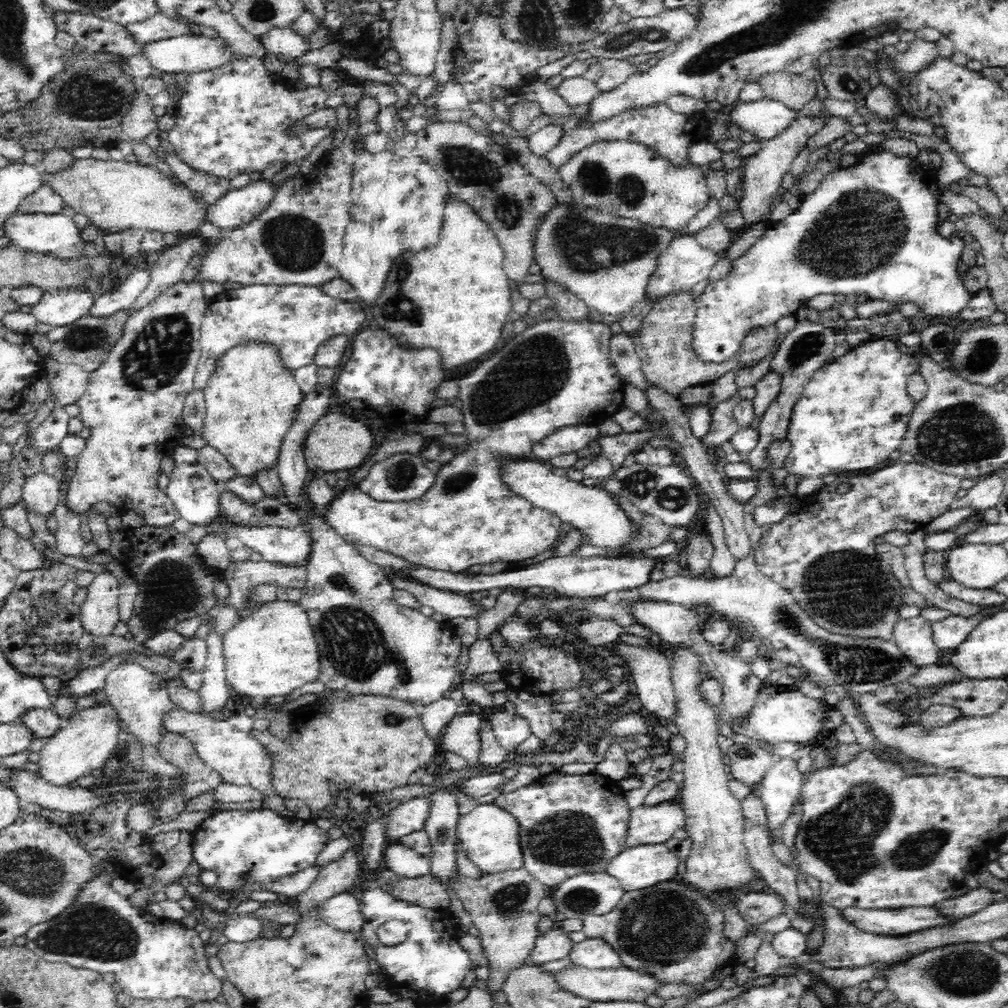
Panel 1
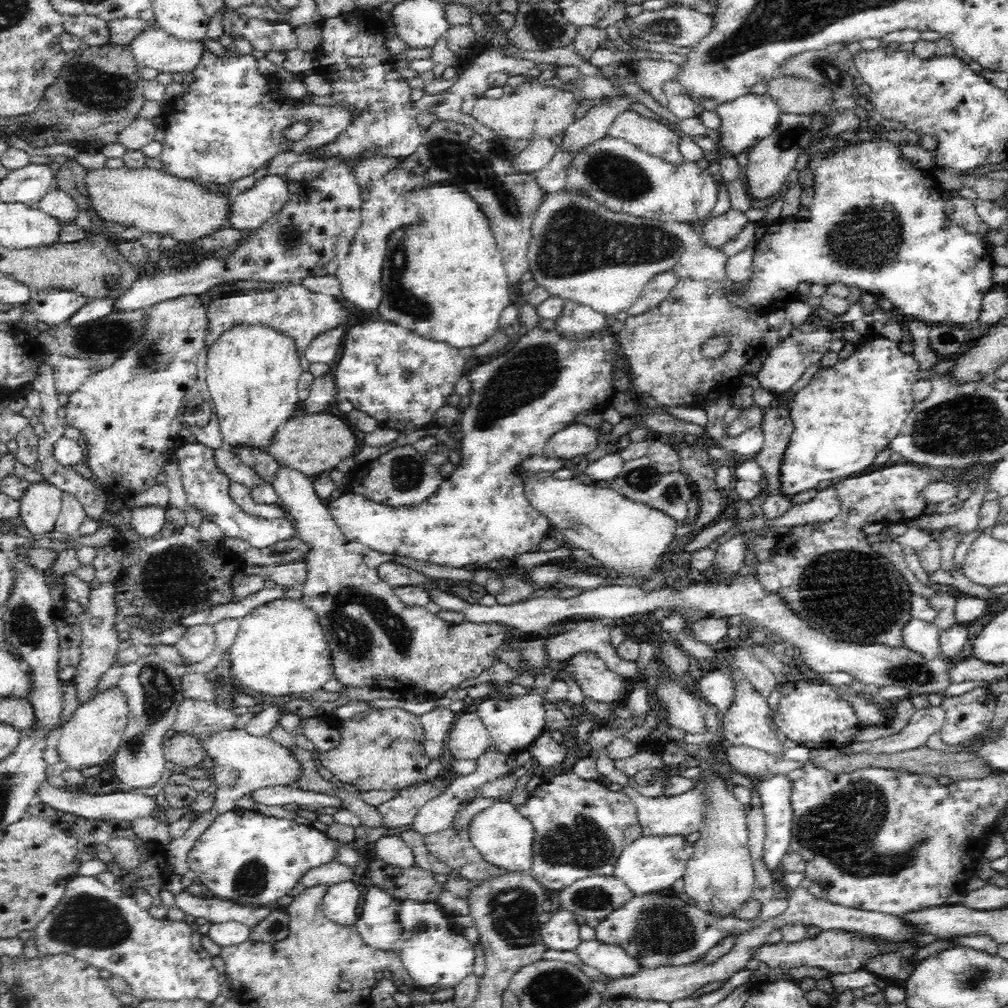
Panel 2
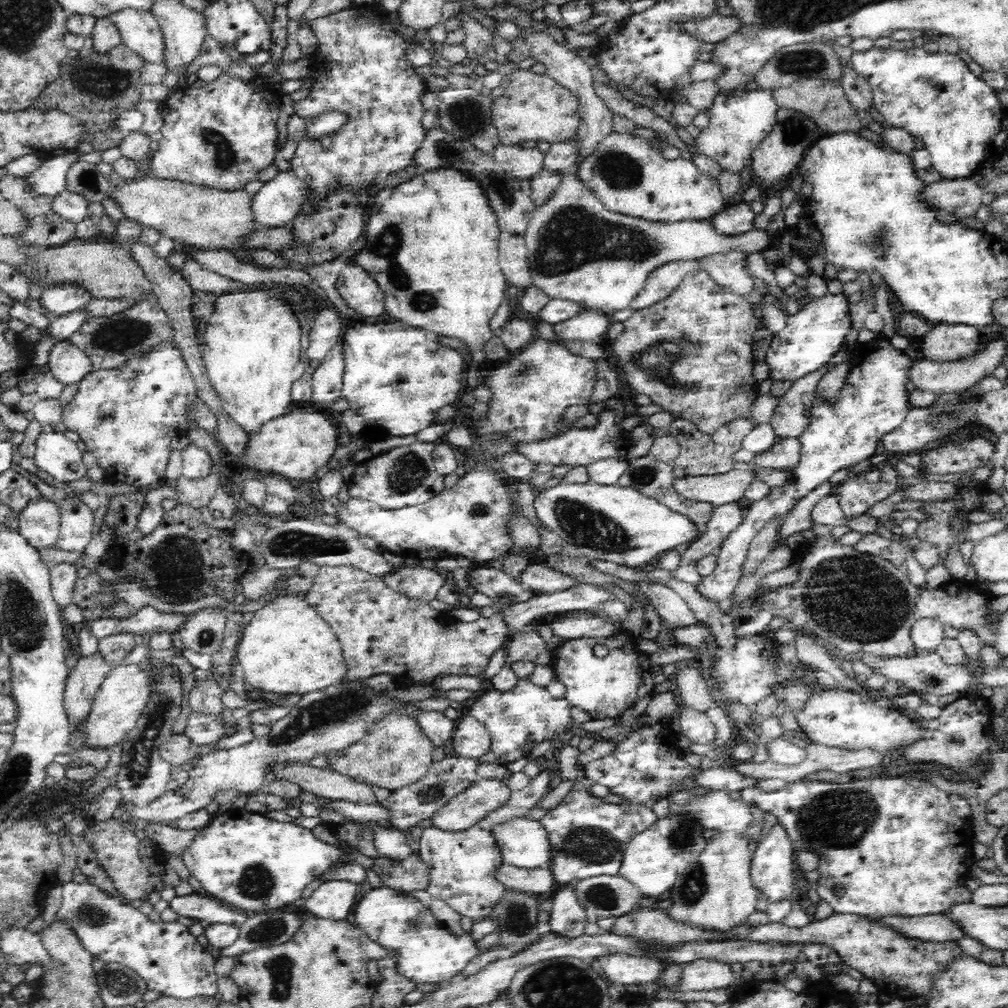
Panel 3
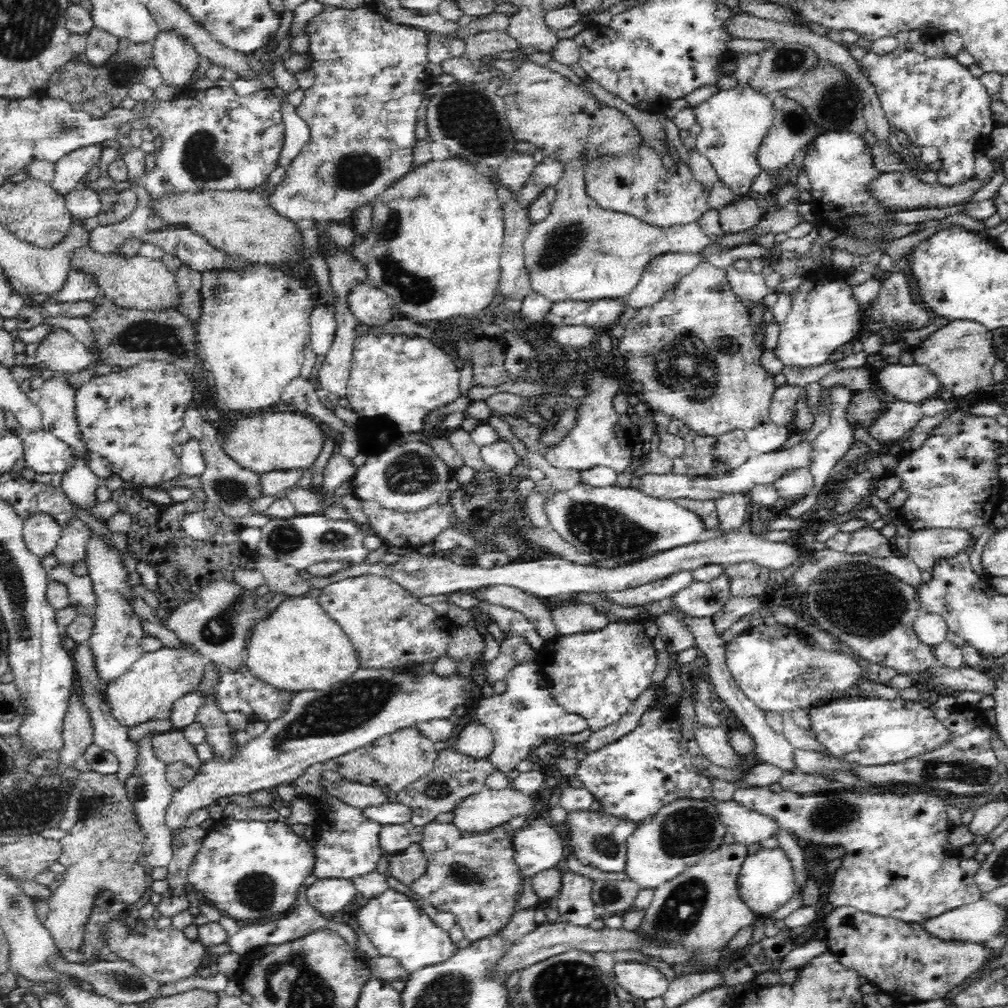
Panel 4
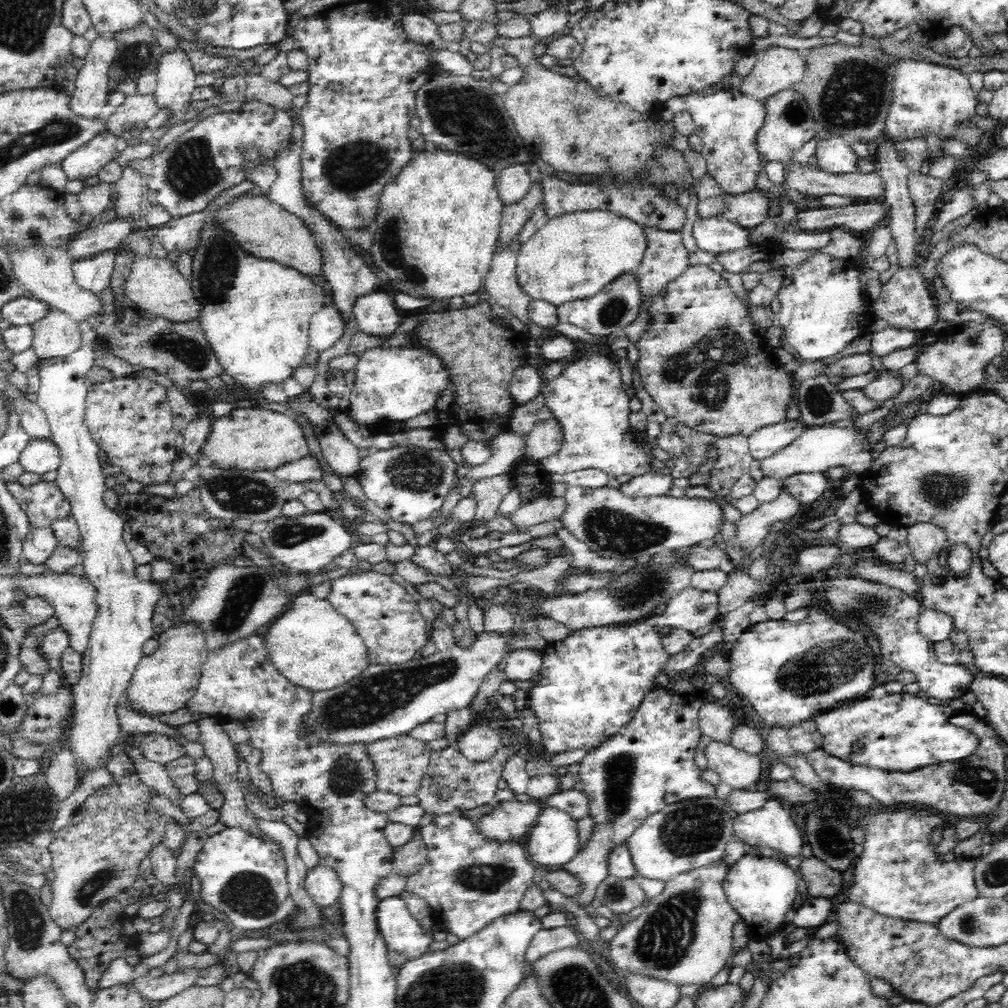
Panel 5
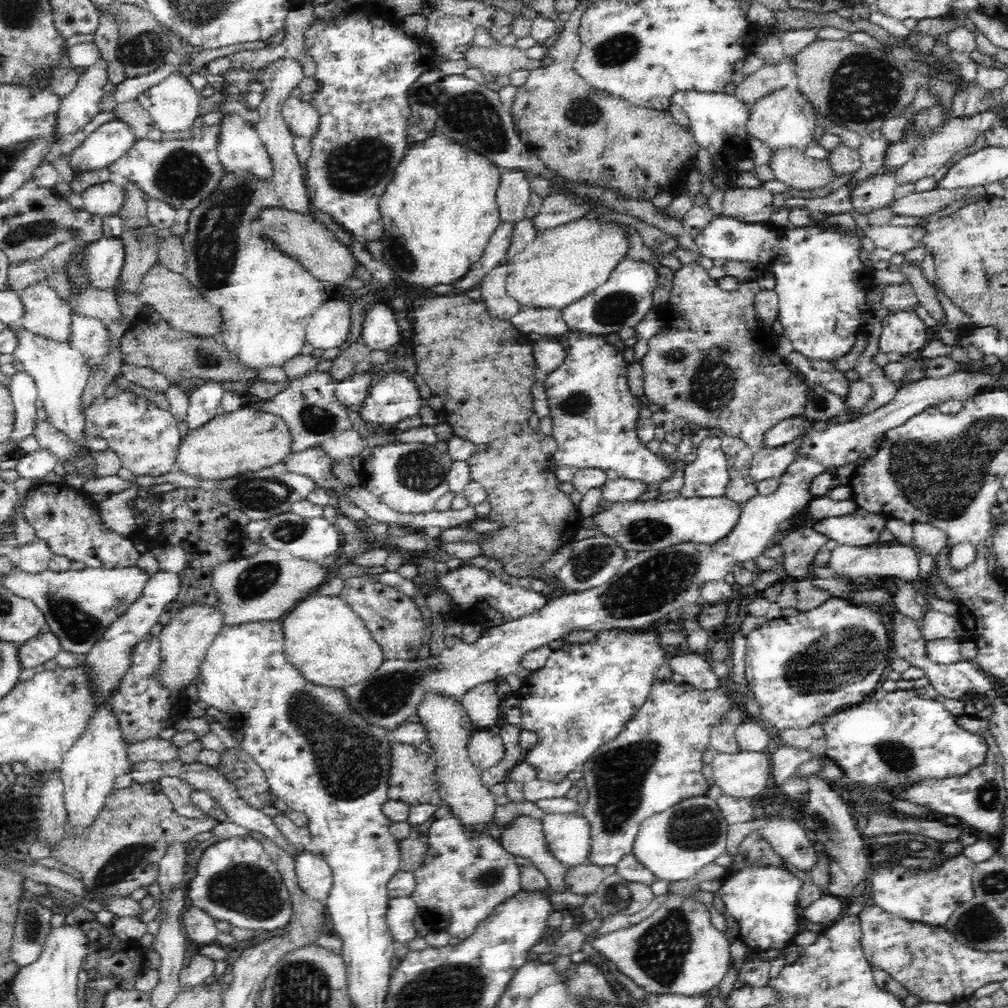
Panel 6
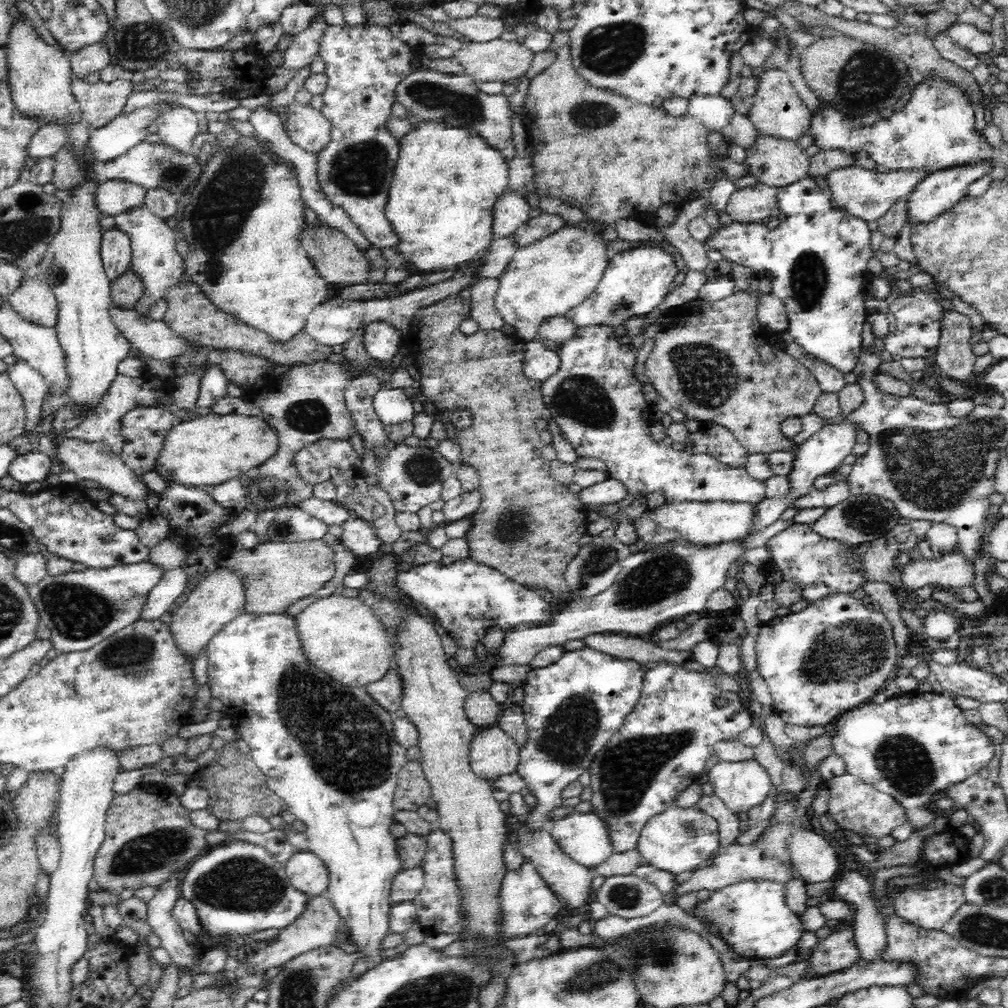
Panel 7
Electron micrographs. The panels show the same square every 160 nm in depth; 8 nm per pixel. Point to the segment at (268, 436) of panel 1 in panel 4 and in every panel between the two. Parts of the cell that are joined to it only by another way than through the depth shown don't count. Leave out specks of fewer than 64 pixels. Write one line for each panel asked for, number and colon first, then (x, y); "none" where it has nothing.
2: (251, 373)
3: (251, 348)
4: (251, 334)

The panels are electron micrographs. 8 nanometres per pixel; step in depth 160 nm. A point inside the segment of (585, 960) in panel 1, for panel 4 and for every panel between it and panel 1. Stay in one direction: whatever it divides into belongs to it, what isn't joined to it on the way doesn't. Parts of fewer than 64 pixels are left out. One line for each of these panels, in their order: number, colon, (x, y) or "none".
2: (612, 961)
3: (625, 969)
4: (645, 982)

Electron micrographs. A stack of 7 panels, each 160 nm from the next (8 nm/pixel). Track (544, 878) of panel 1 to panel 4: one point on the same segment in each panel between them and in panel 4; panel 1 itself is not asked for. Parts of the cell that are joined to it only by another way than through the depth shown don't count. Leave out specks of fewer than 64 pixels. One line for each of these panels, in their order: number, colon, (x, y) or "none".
2: (580, 827)
3: (587, 836)
4: (599, 839)

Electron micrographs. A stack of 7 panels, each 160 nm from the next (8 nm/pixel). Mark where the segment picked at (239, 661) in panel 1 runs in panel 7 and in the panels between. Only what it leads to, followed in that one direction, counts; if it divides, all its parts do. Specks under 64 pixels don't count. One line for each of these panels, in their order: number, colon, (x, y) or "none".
2: (279, 649)
3: (287, 648)
4: (296, 647)
5: (312, 646)
6: (323, 639)
7: (339, 635)

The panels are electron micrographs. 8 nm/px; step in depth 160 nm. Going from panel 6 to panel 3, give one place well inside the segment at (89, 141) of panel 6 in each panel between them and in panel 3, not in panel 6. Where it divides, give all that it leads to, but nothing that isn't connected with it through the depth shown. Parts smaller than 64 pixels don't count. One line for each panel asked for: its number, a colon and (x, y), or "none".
3: (48, 180)
4: (68, 170)
5: (86, 161)

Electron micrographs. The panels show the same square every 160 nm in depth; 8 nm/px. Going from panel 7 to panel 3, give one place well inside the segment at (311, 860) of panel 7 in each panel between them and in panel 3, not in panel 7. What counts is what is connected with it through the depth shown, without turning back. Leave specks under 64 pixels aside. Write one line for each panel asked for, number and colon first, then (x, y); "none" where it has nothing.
3: (334, 900)
4: (328, 896)
5: (323, 885)
6: (315, 878)

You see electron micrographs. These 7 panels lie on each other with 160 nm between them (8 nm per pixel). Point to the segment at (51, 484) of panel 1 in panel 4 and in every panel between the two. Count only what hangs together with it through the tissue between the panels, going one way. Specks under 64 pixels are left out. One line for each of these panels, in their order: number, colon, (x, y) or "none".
2: (40, 505)
3: (39, 521)
4: (41, 532)

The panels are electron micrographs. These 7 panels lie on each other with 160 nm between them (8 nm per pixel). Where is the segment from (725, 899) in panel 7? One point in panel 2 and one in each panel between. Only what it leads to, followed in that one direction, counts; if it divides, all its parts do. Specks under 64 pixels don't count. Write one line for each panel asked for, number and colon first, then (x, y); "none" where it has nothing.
2: (775, 793)
3: (774, 870)
4: (767, 882)
5: (762, 890)
6: (763, 899)

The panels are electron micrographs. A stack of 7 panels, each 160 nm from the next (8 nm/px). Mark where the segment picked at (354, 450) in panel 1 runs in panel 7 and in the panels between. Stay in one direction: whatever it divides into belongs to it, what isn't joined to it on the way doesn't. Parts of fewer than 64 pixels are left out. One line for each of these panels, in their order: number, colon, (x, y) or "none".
2: (313, 444)
3: (297, 445)
4: (279, 441)
5: (259, 439)
6: (245, 440)
7: (211, 449)

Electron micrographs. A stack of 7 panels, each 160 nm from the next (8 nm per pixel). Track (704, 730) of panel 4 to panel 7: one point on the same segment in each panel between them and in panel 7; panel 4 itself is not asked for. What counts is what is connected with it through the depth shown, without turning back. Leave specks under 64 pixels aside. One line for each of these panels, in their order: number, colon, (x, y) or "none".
5: (740, 770)
6: (740, 774)
7: (741, 785)

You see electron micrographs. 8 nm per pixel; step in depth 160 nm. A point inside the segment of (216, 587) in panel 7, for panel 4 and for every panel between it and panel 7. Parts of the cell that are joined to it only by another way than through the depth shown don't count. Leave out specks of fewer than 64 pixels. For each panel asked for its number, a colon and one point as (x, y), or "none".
4: (157, 679)
5: (165, 680)
6: (184, 640)

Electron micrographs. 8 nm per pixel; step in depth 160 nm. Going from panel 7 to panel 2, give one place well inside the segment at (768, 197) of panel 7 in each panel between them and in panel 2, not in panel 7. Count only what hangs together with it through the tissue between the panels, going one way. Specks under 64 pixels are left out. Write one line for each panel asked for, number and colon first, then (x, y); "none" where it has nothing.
2: (716, 230)
3: (736, 219)
4: (739, 216)
5: (749, 210)
6: (753, 206)

